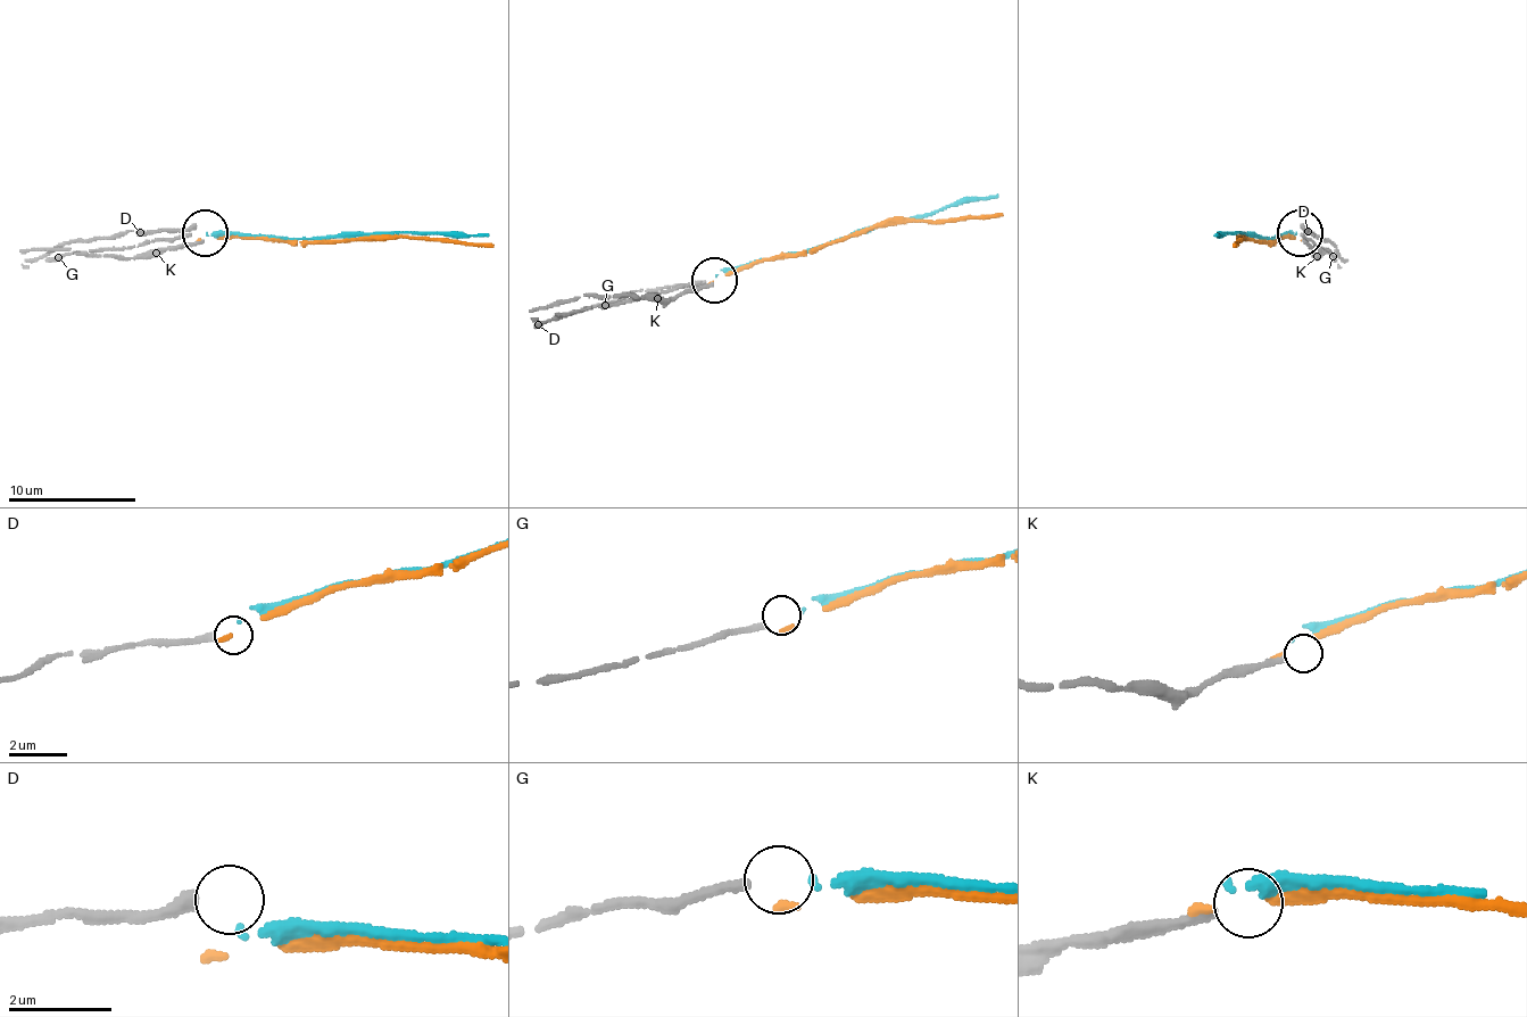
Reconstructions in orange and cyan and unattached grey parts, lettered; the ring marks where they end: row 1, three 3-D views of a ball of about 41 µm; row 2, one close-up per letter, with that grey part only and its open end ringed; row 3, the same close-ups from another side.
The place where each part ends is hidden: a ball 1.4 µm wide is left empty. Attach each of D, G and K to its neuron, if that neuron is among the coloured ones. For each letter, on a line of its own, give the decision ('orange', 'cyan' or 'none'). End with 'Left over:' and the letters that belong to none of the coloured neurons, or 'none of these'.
D: none
G: cyan
K: none
Left over: D, K

